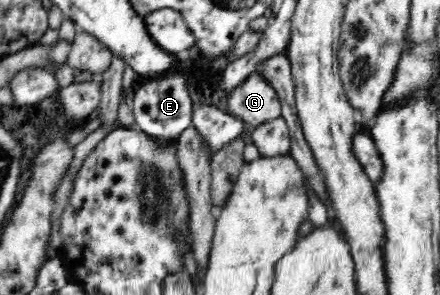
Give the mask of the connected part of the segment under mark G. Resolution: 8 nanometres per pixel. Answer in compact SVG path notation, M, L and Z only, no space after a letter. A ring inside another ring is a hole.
M256 72L237 86L226 102L228 114L243 121L251 132L282 117L282 105L275 89Z

